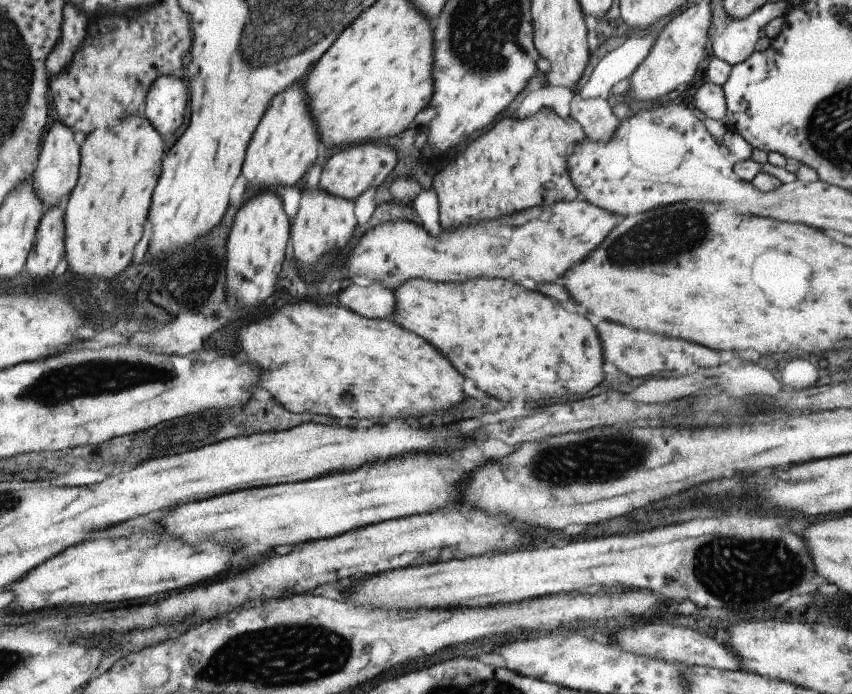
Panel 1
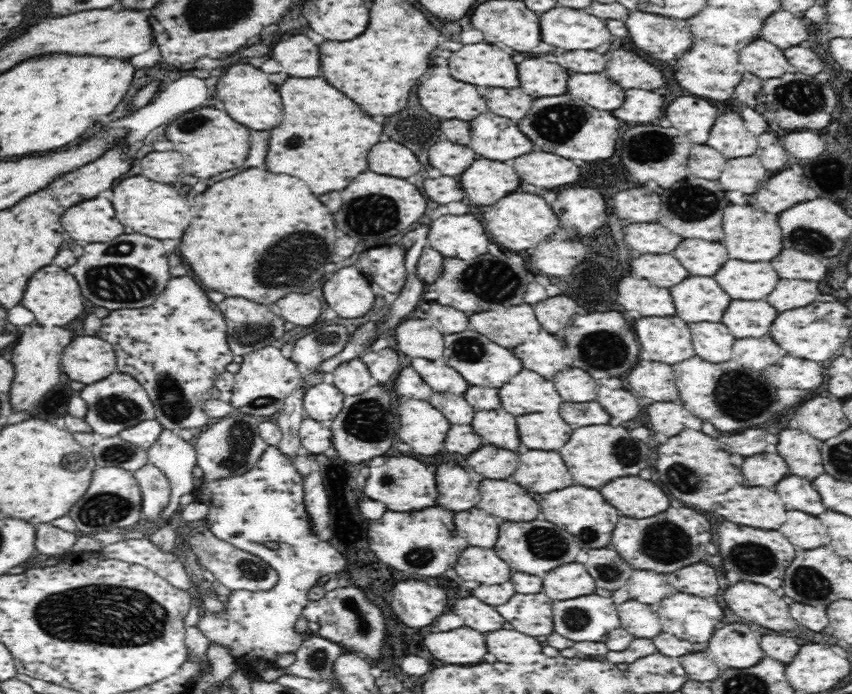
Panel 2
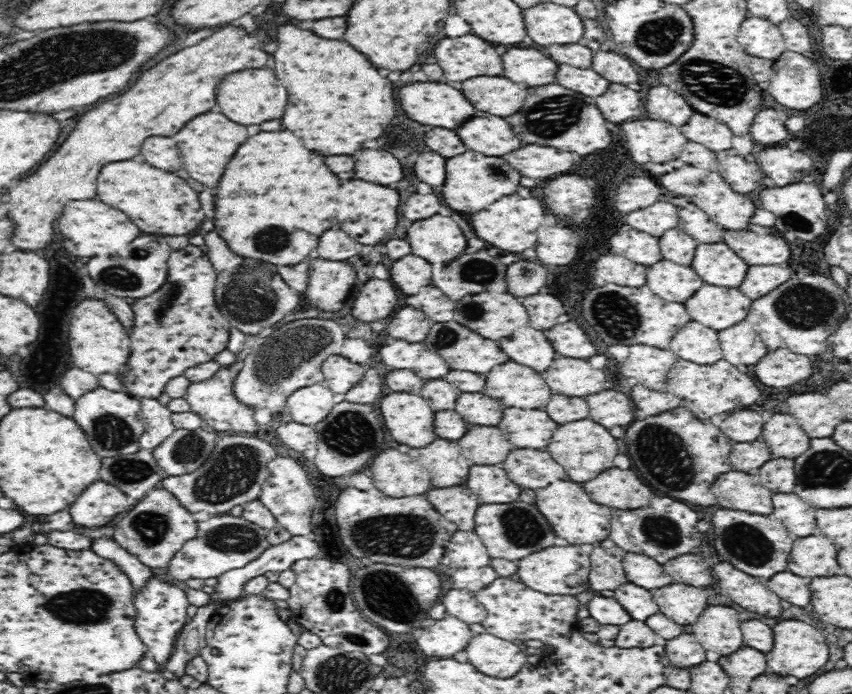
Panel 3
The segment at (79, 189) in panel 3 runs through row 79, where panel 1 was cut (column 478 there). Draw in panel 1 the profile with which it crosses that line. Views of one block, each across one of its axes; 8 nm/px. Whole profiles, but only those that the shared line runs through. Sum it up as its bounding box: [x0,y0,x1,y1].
[431,107,585,230]

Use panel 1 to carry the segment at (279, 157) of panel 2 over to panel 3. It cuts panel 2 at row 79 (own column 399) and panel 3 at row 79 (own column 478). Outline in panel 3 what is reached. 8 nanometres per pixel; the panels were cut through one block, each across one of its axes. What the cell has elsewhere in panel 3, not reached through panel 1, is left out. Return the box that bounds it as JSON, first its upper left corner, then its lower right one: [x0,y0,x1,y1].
[276,24,396,156]

